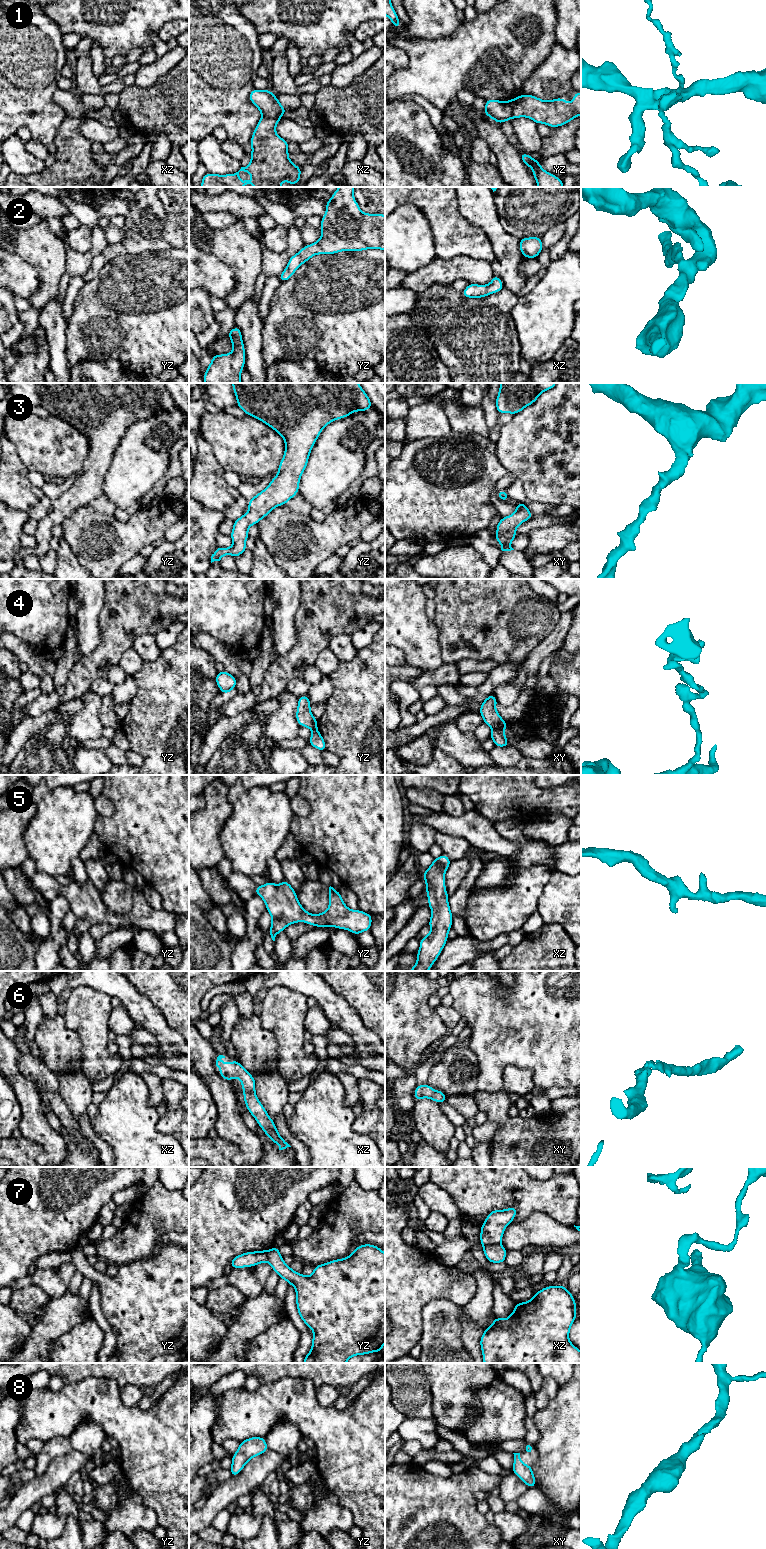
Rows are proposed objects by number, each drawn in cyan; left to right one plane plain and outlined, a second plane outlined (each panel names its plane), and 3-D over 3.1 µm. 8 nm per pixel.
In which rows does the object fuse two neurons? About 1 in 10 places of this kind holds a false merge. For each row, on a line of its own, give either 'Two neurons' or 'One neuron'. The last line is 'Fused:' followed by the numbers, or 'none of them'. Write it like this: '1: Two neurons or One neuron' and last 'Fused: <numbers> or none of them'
1: One neuron
2: One neuron
3: One neuron
4: Two neurons
5: One neuron
6: One neuron
7: Two neurons
8: One neuron
Fused: 4, 7

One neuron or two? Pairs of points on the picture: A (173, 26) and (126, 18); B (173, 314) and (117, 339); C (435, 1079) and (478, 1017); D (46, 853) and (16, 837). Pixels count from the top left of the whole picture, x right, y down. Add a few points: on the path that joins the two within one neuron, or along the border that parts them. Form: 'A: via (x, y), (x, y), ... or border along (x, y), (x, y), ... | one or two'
A: border along (178, 20), (166, 22), (156, 34) | two
B: via (159, 314), (141, 315), (131, 325) | one
C: border along (465, 1043), (475, 1055), (478, 1063) | two
D: border along (31, 819), (24, 833), (27, 856) | two

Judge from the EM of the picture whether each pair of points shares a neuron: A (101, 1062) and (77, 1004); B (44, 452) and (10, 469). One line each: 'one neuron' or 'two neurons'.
A: one neuron
B: two neurons

